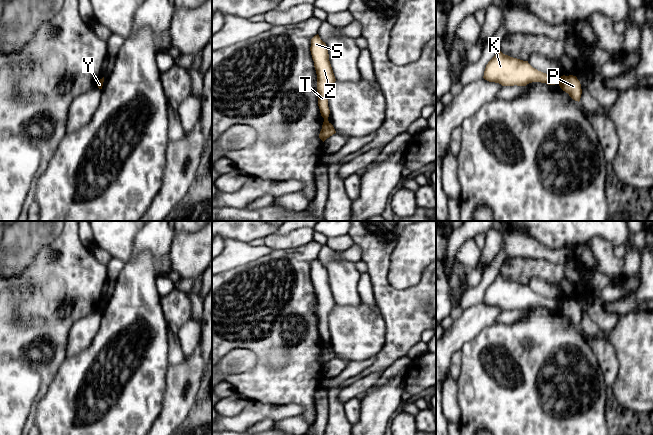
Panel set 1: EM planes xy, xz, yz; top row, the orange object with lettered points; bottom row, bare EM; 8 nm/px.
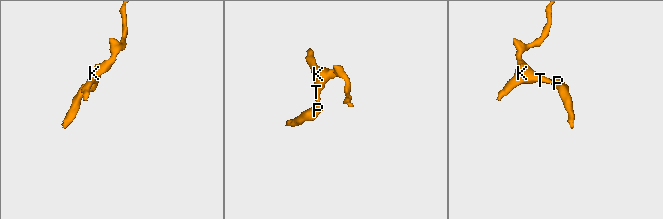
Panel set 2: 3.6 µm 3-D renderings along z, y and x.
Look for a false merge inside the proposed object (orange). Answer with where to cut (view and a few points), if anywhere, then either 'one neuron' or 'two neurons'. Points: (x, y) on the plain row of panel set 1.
cut in xz along (324, 343), (327, 344); two neurons

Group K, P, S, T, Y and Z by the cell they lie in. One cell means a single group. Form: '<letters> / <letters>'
K S T Z / P Y

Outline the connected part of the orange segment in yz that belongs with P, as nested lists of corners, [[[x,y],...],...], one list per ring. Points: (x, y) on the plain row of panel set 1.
[[[561,300],[559,302],[559,310],[563,315],[568,317],[573,324],[578,326],[580,325],[582,313],[580,305],[577,303],[576,300]]]

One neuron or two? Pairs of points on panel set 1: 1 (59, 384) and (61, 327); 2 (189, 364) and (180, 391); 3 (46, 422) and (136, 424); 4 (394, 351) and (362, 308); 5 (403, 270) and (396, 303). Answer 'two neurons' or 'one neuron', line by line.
1: two neurons
2: one neuron
3: one neuron
4: two neurons
5: two neurons

